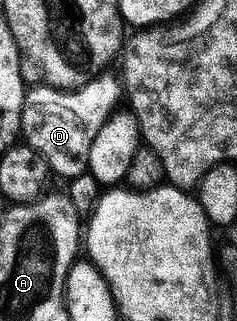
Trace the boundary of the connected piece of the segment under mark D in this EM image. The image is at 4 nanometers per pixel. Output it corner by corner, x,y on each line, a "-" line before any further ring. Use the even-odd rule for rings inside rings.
109,70
102,71
77,88
33,86
26,91
21,107
21,136
48,162
50,169
64,178
83,175
89,166
91,142
99,134
99,126
118,111
123,100
123,84

